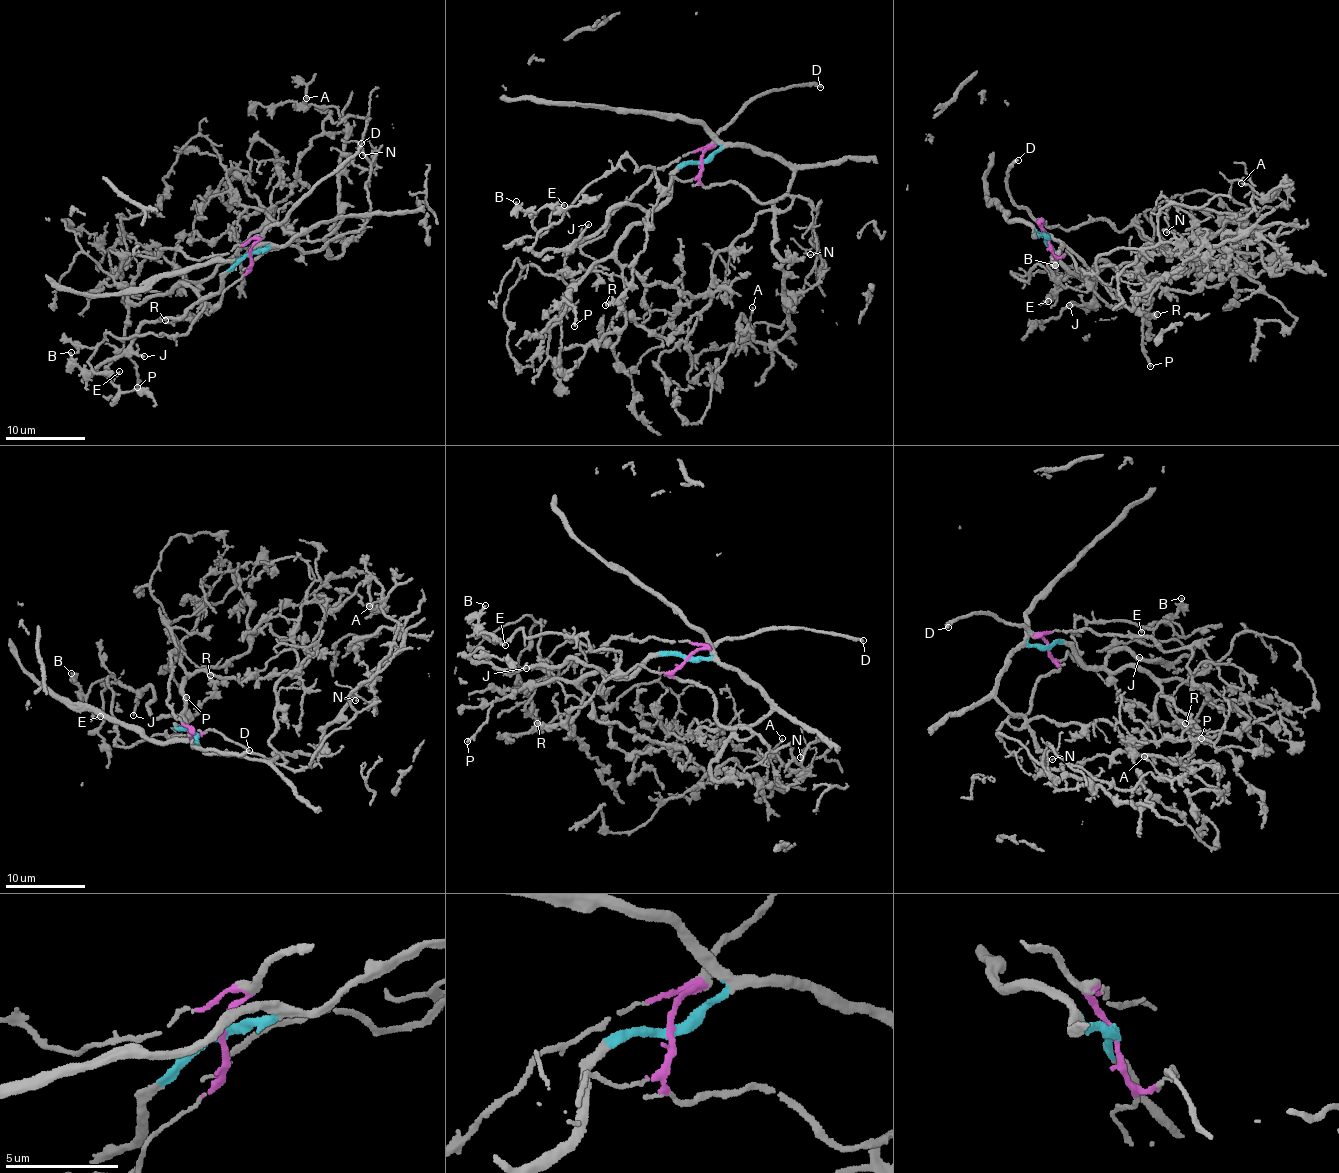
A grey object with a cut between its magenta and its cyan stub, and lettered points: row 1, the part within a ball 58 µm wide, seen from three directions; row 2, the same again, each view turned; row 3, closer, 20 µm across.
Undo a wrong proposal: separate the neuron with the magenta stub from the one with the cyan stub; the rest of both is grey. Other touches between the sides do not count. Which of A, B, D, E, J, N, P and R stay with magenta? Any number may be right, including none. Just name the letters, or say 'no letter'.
A, B, D, E, N

